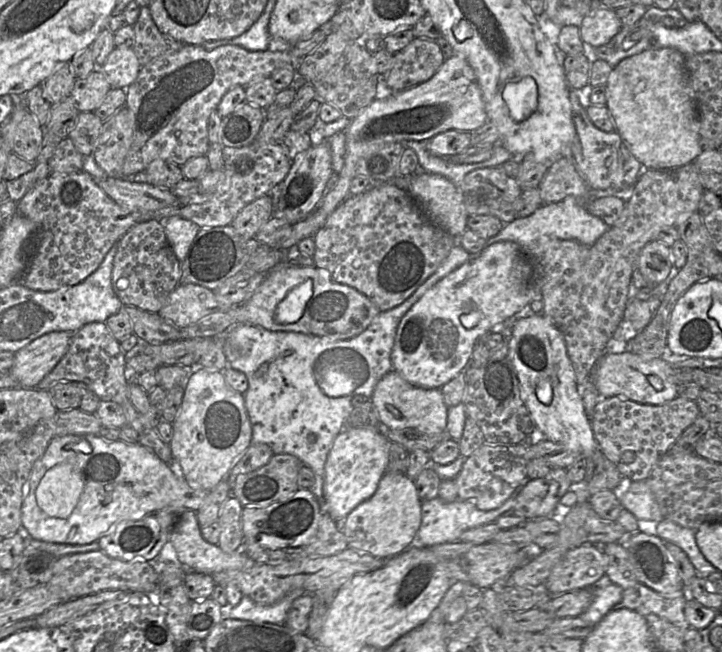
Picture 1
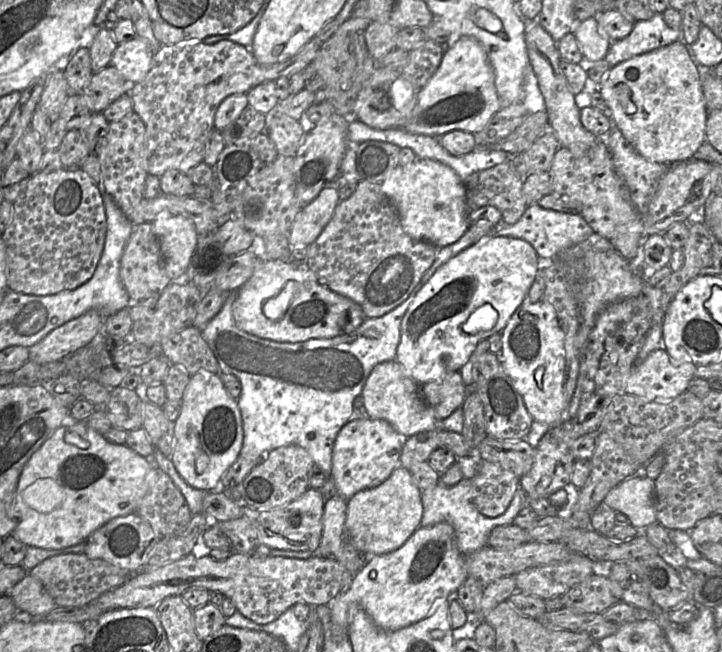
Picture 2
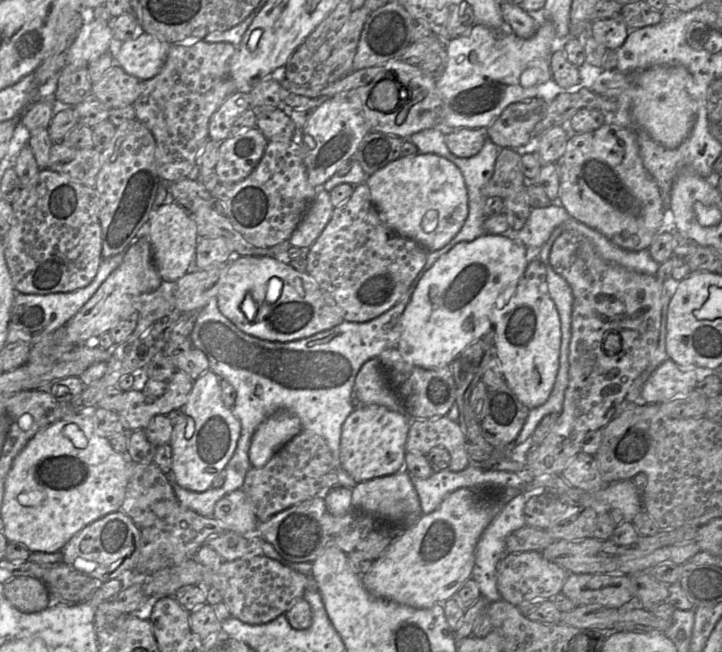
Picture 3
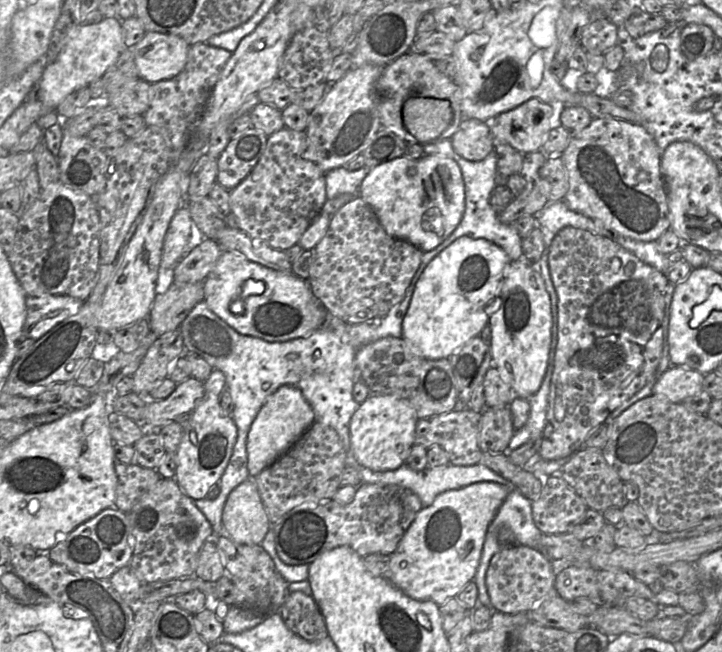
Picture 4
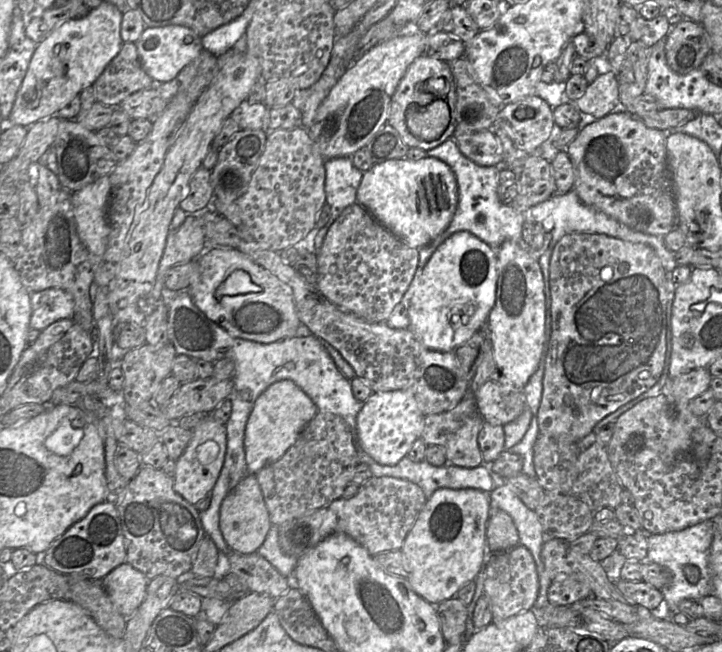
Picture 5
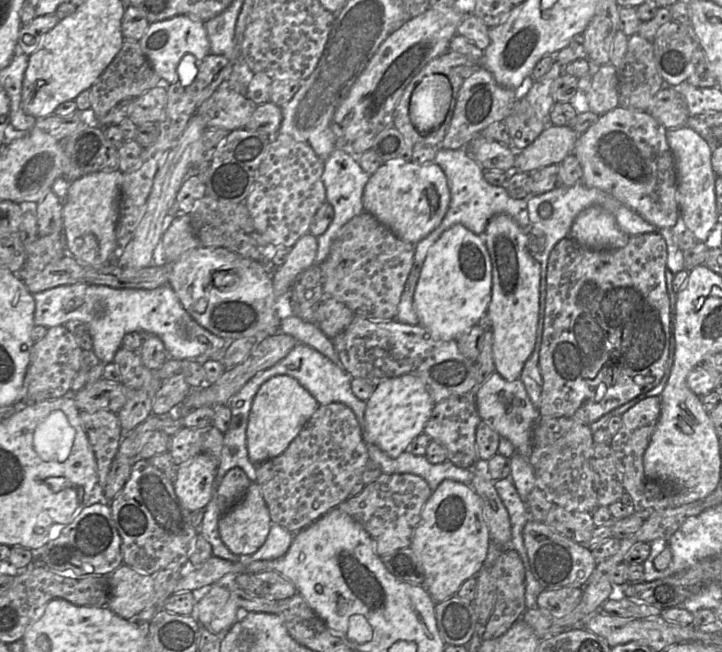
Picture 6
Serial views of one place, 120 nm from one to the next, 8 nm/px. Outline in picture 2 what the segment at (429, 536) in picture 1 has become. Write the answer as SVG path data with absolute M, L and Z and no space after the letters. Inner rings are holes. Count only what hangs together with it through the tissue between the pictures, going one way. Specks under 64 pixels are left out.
M463 478L454 486L445 486L439 482L437 485L421 491L423 505L421 526L432 526L440 522L451 524L460 552L463 555L470 554L488 545L488 537L494 527L513 524L516 515L526 505L526 497L530 500L538 500L528 497L519 487L503 514L497 517L487 517L481 514L473 503L472 479Z

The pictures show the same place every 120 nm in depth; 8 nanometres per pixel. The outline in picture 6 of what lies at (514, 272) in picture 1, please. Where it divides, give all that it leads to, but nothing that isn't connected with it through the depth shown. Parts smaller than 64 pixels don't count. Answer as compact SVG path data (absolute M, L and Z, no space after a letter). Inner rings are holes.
M455 224L429 248L414 291L419 324L434 339L457 340L487 313L492 294L492 266L482 236Z

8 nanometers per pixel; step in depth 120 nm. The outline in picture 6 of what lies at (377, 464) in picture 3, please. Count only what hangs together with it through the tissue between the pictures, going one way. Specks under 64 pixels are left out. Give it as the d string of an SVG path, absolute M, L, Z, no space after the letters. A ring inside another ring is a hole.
M405 374L380 382L366 401L364 420L369 440L391 458L397 458L418 435L424 433L434 406L429 390L417 376Z

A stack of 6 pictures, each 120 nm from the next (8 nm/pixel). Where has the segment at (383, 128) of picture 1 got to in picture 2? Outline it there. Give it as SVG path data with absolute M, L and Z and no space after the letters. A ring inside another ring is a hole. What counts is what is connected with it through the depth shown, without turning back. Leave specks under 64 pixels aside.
M462 36L444 53L439 67L426 85L417 90L416 103L402 128L413 134L436 138L453 130L474 134L481 131L501 108L502 105L495 87L494 70L485 49L474 37ZM333 186L324 187L317 197L306 206L302 207L296 215L288 232L290 246L297 244L310 245L313 243L332 218L339 202L339 189Z

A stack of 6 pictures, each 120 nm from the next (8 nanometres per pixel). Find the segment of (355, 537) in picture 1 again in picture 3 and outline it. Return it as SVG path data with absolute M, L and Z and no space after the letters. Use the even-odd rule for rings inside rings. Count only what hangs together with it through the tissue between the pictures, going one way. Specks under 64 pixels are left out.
M406 470L358 483L352 489L352 508L392 525L412 525L423 513L418 493Z

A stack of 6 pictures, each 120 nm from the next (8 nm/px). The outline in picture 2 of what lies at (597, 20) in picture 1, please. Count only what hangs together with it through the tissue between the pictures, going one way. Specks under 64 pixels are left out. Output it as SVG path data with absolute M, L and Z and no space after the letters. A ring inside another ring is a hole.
M596 17L580 22L574 35L586 62L596 62L605 58L611 40L599 26Z

